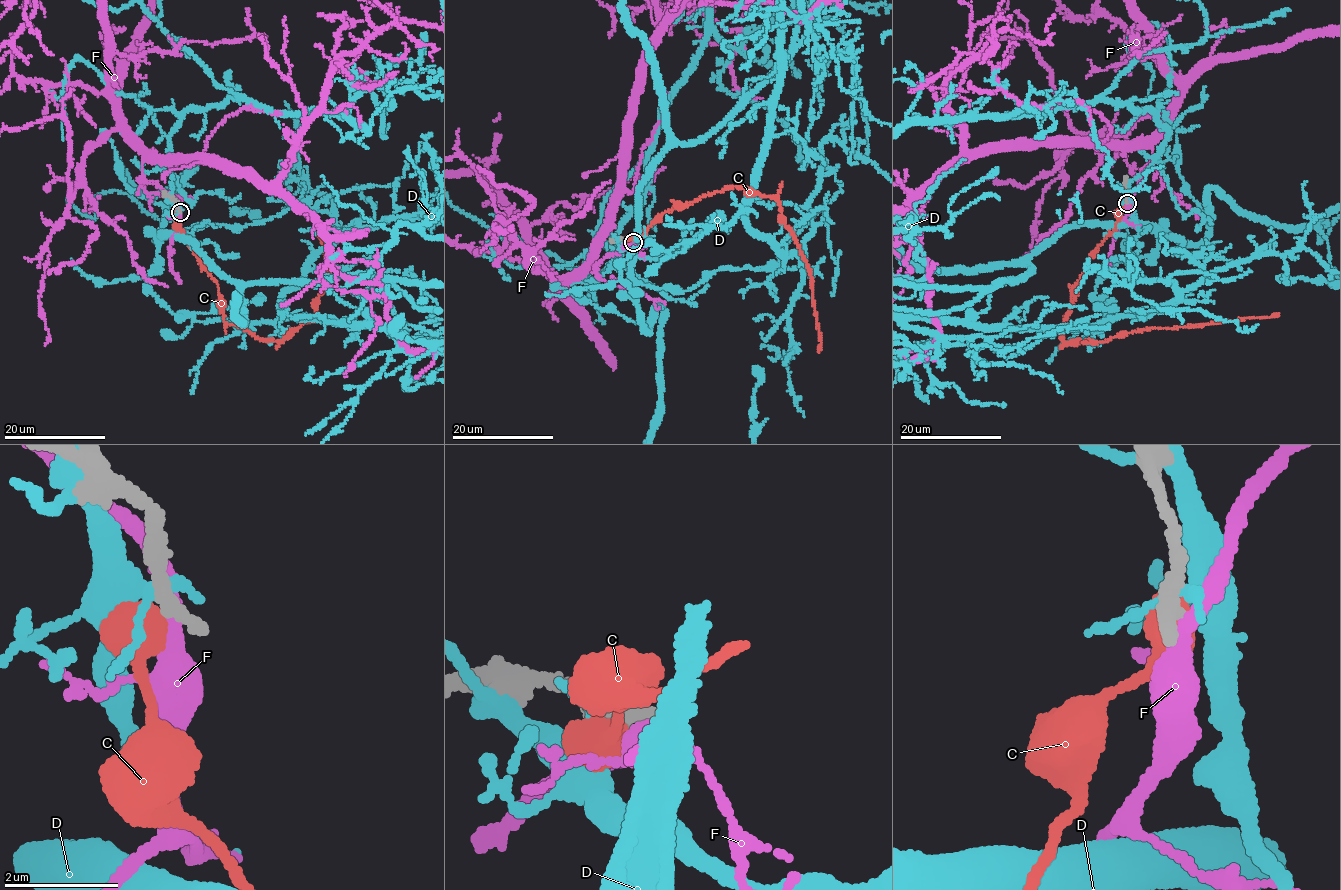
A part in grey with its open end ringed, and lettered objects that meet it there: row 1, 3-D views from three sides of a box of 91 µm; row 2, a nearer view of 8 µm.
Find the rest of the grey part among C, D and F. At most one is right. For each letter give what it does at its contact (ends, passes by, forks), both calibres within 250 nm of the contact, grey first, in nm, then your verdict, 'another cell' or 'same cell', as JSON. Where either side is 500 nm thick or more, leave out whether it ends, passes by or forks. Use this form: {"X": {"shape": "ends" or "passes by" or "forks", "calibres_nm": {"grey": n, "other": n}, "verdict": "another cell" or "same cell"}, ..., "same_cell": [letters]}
{"C": {"calibres_nm": {"grey": 340, "other": 650}, "verdict": "another cell"}, "D": {"shape": "forks", "calibres_nm": {"grey": 360, "other": 280}, "verdict": "another cell"}, "F": {"shape": "passes by", "calibres_nm": {"grey": 340, "other": 340}, "verdict": "another cell"}, "same_cell": []}

